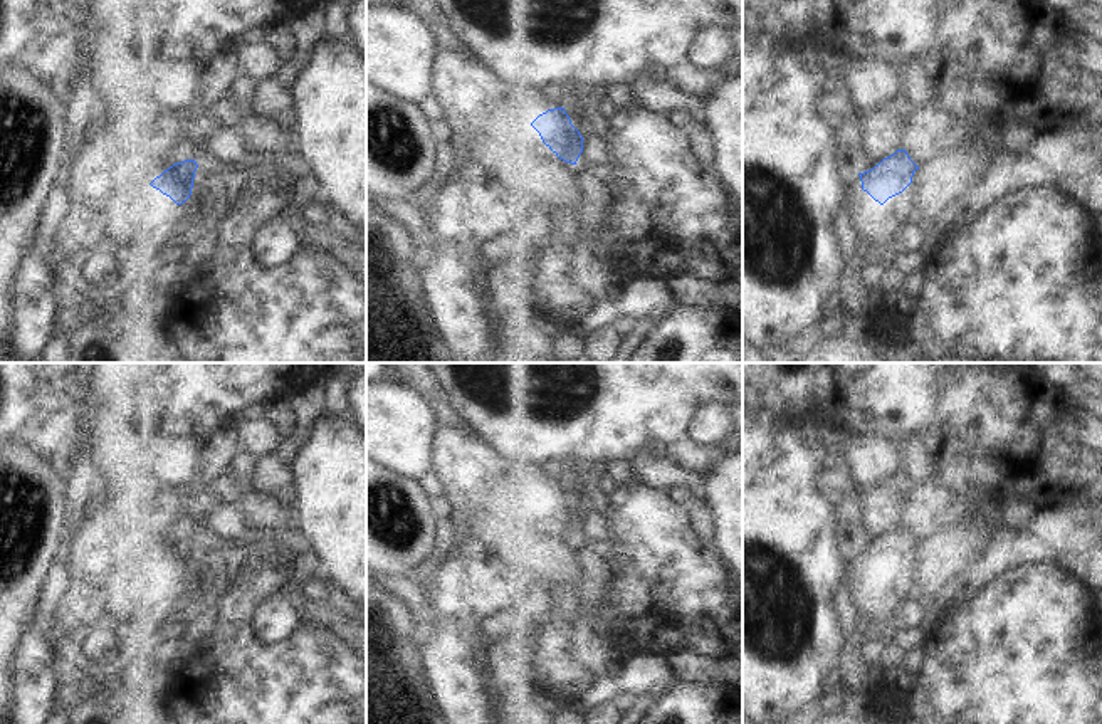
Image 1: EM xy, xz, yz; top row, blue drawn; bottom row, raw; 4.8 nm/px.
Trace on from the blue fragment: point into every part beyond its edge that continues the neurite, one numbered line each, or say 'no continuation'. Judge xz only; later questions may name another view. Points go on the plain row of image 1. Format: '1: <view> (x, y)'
1: xz (524, 484)

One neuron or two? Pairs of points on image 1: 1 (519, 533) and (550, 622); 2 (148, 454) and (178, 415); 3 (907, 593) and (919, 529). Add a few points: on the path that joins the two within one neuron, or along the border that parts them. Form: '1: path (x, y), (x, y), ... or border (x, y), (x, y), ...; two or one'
1: border (543, 603), (553, 607), (580, 605); two
2: border (183, 435), (192, 437); two
3: border (951, 524), (941, 526), (919, 545); two

